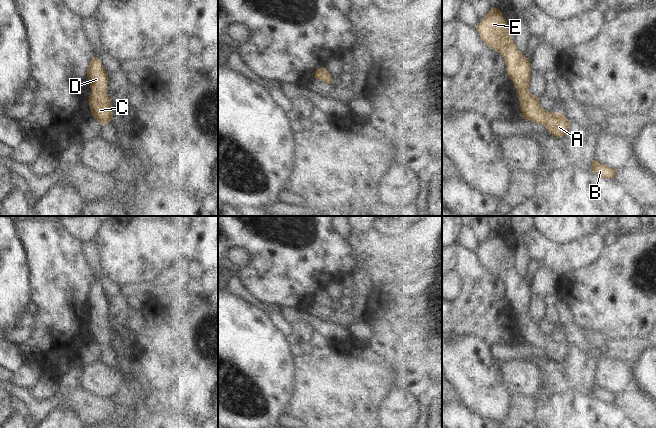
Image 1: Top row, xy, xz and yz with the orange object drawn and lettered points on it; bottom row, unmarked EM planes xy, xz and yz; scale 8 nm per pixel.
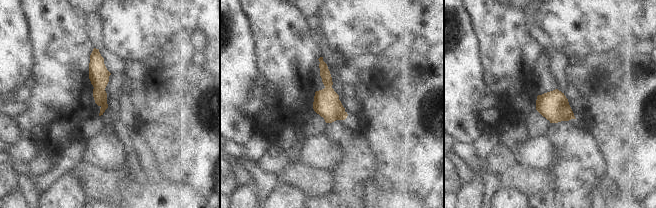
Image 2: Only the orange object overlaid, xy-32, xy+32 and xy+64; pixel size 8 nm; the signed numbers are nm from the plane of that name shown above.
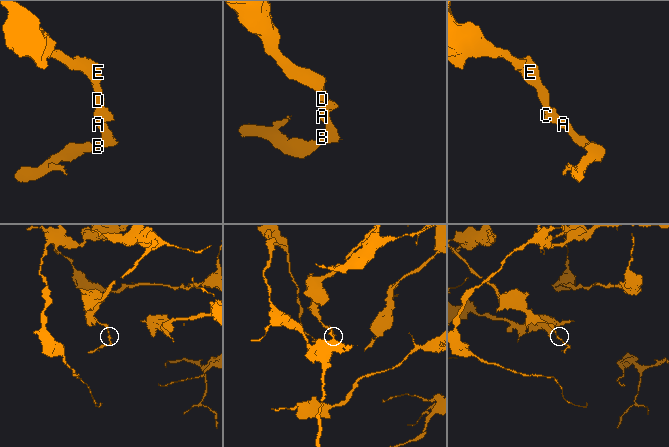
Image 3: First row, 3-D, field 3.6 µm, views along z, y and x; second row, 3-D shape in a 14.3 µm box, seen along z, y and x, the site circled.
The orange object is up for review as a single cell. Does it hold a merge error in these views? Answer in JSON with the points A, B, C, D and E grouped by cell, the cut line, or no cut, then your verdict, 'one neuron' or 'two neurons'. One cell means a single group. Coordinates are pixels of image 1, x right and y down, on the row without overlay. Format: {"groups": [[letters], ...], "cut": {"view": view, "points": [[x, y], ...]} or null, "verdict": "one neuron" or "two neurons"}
{"groups": [["A", "B", "C", "D", "E"]], "cut": null, "verdict": "one neuron"}

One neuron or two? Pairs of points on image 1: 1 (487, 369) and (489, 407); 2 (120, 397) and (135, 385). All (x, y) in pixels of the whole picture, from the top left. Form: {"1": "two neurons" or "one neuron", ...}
{"1": "one neuron", "2": "one neuron"}

